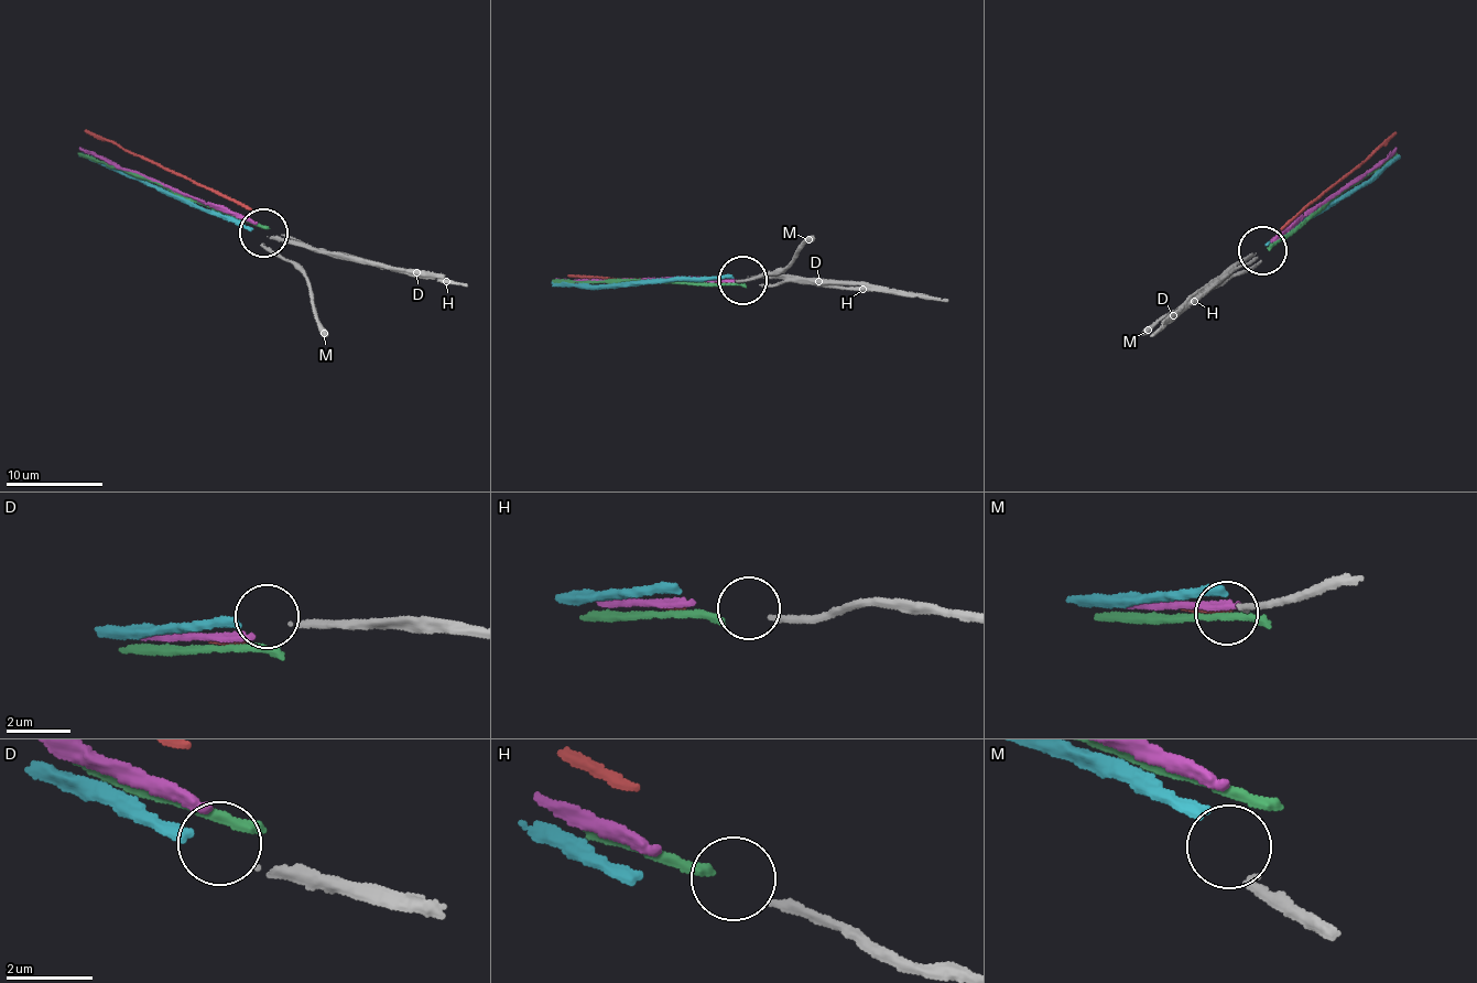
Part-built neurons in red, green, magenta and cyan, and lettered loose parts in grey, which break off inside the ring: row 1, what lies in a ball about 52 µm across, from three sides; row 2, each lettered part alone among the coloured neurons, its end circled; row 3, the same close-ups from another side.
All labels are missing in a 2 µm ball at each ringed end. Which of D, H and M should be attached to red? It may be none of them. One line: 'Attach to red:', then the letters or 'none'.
Attach to red: none

